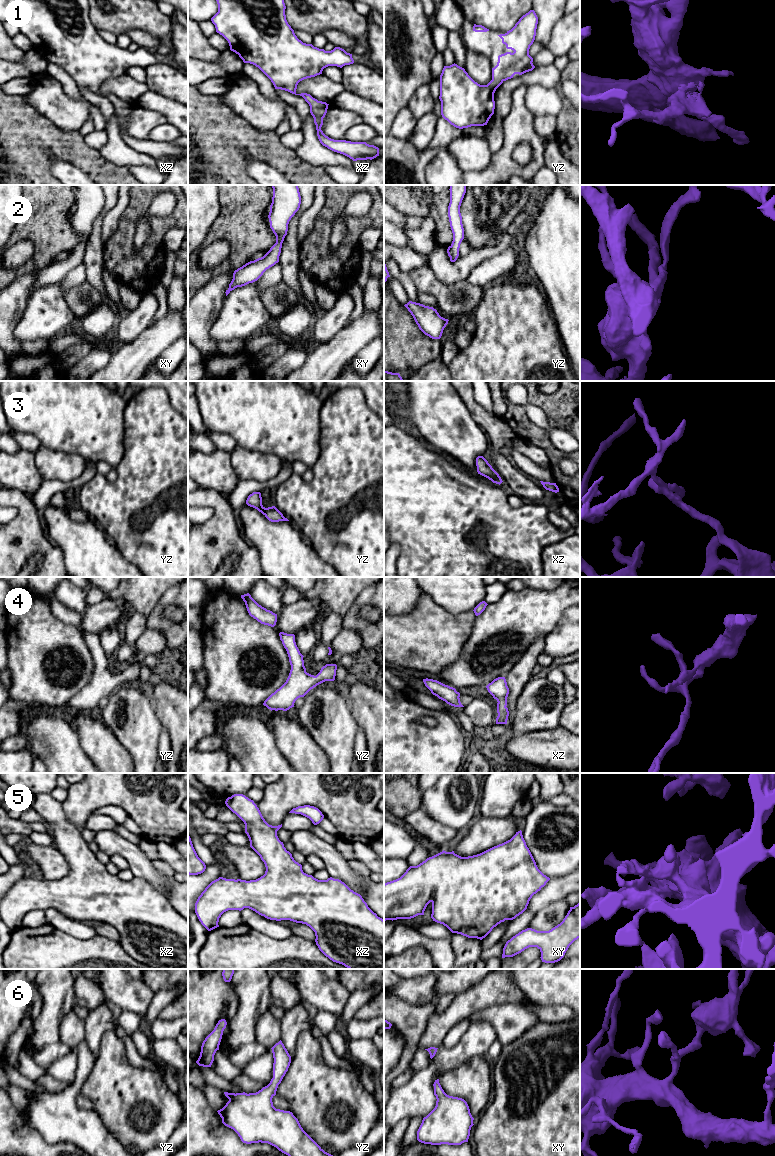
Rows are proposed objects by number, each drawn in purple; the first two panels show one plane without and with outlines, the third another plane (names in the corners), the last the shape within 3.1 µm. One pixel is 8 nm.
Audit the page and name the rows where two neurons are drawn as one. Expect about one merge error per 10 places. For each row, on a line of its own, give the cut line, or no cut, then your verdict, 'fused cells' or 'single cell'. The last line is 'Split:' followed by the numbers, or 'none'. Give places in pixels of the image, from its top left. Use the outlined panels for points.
1: no cut; single cell
2: no cut; single cell
3: no cut; single cell
4: no cut; single cell
5: no cut; single cell
6: no cut; single cell
Split: none

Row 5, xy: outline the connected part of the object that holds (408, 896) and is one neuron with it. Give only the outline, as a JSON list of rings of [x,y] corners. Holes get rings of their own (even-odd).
[[[520,830],[510,840],[477,855],[461,857],[454,851],[443,850],[417,866],[410,866],[400,878],[384,884],[384,921],[424,915],[427,905],[431,902],[433,921],[443,924],[452,933],[482,940],[501,922],[513,920],[522,914],[532,896],[549,880],[550,878],[538,869]]]

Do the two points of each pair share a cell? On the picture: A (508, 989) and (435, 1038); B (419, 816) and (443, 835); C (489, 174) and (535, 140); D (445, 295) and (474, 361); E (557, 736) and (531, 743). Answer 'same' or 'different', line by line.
A: same
B: same
C: same
D: different
E: same

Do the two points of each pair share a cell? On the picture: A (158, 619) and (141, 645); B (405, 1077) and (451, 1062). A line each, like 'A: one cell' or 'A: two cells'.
A: two cells
B: two cells

